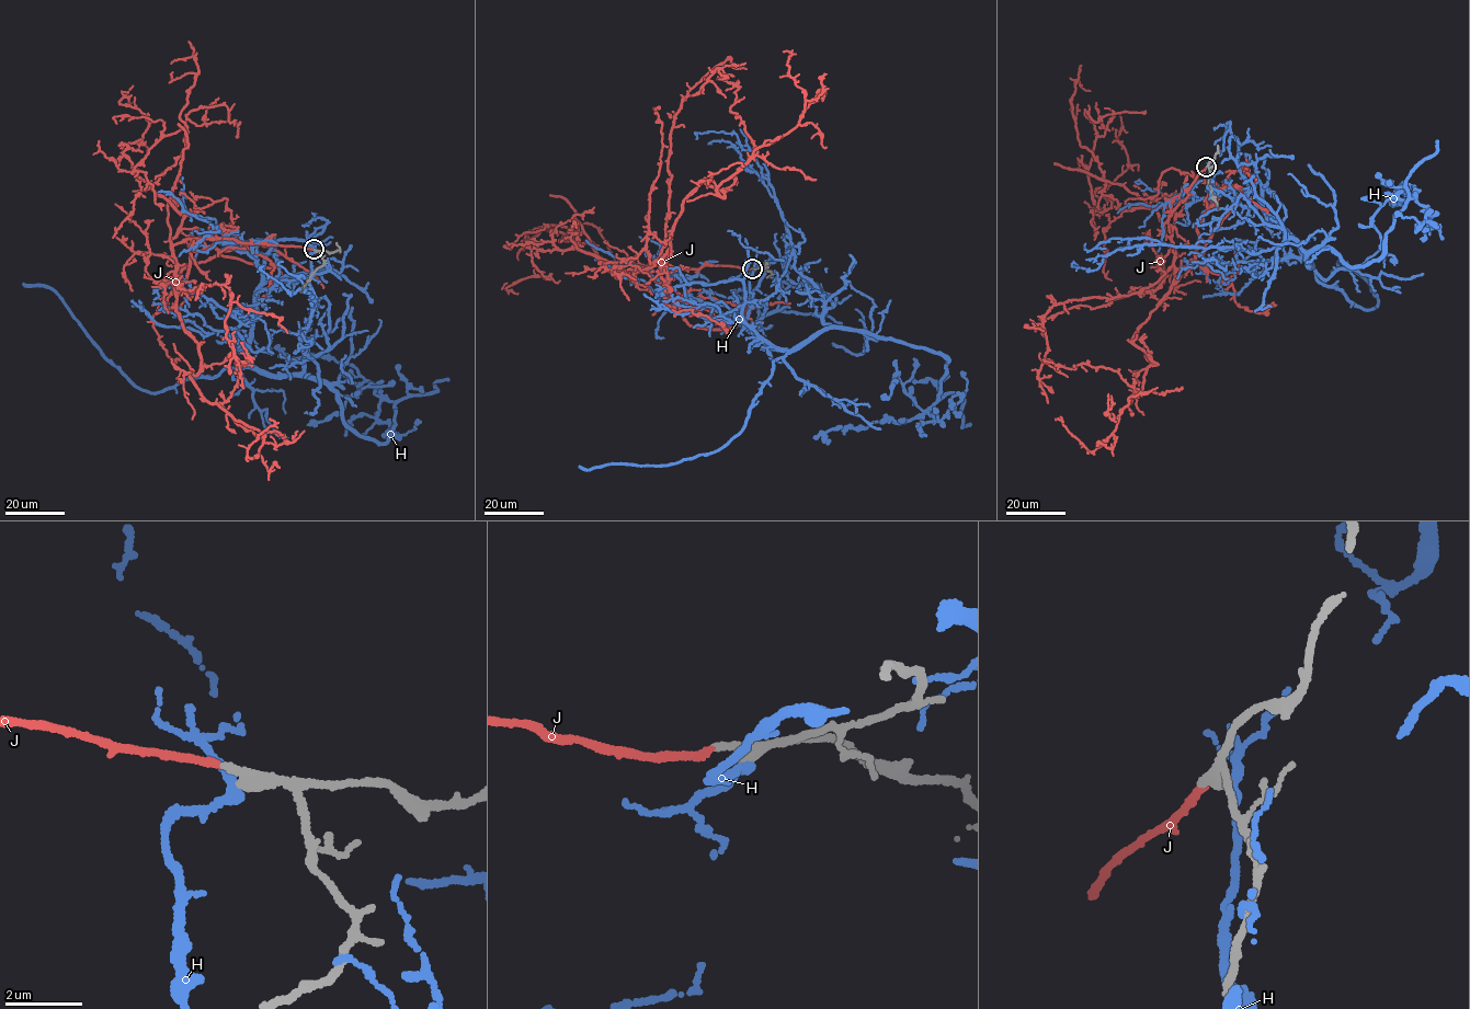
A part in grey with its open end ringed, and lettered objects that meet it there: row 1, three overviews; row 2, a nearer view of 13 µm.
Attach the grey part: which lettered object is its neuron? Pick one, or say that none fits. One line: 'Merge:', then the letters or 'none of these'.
Merge: J

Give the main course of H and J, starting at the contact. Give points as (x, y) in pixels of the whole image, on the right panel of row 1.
H: (1208, 167), (1211, 186), (1261, 208), (1310, 265), (1322, 245), (1354, 266), (1380, 256), (1414, 186), (1392, 198)
J: (1206, 167), (1166, 221), (1173, 285), (1131, 341), (1158, 364), (1112, 434), (1091, 451), (1056, 419)

